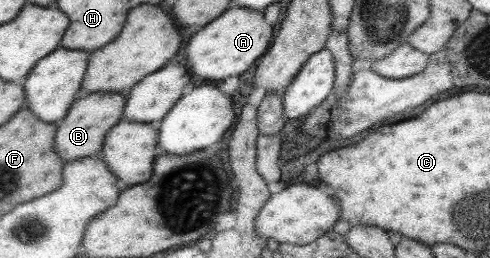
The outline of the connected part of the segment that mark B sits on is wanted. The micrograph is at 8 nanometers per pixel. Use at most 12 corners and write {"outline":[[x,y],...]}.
{"outline":[[126,93],[79,95],[57,124],[65,162],[100,156]]}

